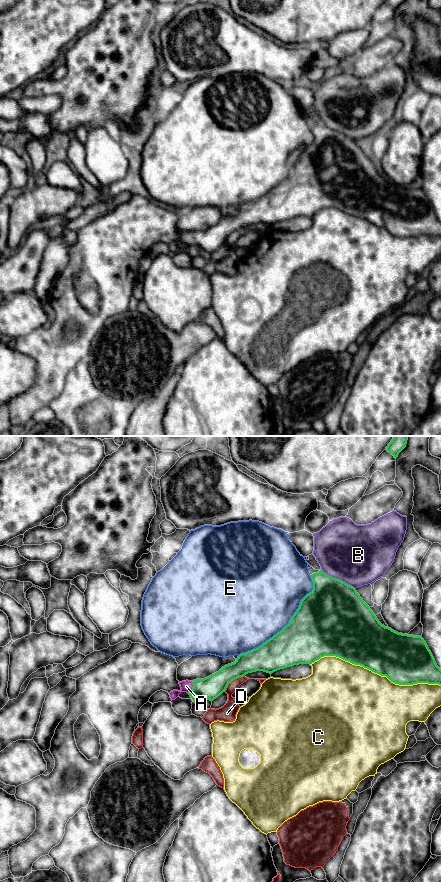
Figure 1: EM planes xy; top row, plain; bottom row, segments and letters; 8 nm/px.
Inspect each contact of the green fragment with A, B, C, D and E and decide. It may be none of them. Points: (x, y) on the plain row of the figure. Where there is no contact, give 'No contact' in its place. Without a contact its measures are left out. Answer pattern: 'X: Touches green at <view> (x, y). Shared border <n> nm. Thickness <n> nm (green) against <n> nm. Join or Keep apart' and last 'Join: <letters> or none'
A: Touches green at xy (193, 239). Shared border 100 nm. Thickness 180 nm (green) against 90 nm. Join
B: Touches green at xy (338, 131). Shared border 320 nm. Thickness 460 nm (green) against 480 nm. Keep apart
C: Touches green at xy (375, 224). Shared border 1050 nm. Thickness 400 nm (green) against 500 nm. Keep apart
D: Touches green at xy (232, 232). Shared border 220 nm. Thickness 180 nm (green) against 120 nm. Keep apart
E: Touches green at xy (288, 175). Shared border 850 nm. Thickness 460 nm (green) against 480 nm. Keep apart
Join: A

